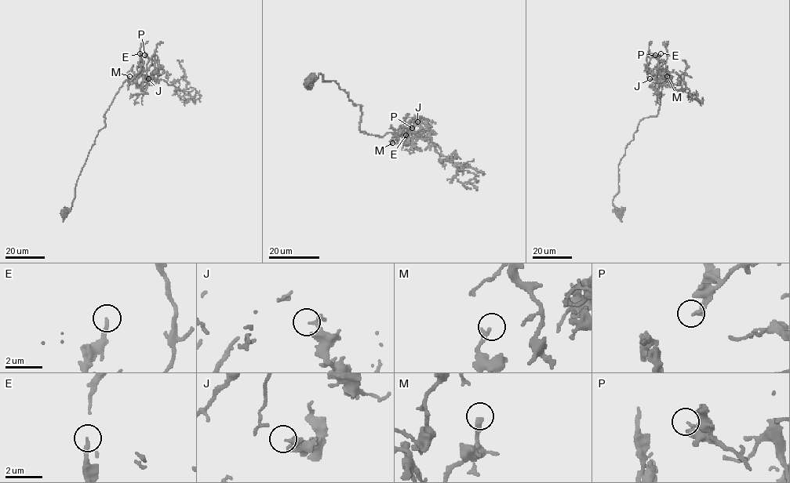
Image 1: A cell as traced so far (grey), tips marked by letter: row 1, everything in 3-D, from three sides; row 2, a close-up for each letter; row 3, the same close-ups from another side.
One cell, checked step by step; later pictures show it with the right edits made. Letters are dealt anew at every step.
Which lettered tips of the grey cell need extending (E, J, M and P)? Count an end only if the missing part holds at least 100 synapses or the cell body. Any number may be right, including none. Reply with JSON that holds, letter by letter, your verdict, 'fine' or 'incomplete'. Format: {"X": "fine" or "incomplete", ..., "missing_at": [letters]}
{"E": "fine", "J": "fine", "M": "fine", "P": "fine", "missing_at": []}

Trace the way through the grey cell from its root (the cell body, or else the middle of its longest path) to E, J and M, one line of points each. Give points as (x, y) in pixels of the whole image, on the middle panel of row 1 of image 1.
E: (310, 81), (321, 74), (323, 81), (334, 81), (360, 105), (361, 132), (382, 137), (402, 129), (405, 135)
J: (310, 81), (319, 74), (334, 81), (362, 106), (359, 130), (369, 135), (408, 136), (420, 128), (417, 121)
M: (310, 81), (319, 74), (323, 81), (334, 81), (362, 106), (359, 130), (380, 137), (395, 132), (392, 143)

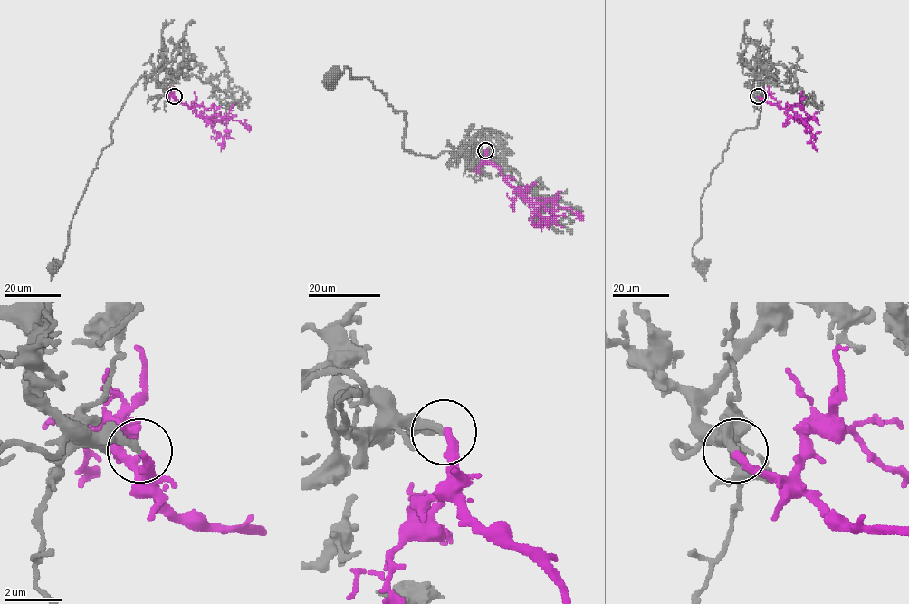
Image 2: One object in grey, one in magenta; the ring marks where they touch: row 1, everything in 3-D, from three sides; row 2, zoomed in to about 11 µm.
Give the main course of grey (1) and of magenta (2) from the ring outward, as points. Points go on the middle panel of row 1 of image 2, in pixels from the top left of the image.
1: (485, 151), (432, 158), (406, 151), (406, 114), (347, 67), (331, 78)
2: (485, 151), (486, 159), (533, 208), (531, 220), (540, 226), (544, 223), (531, 209)

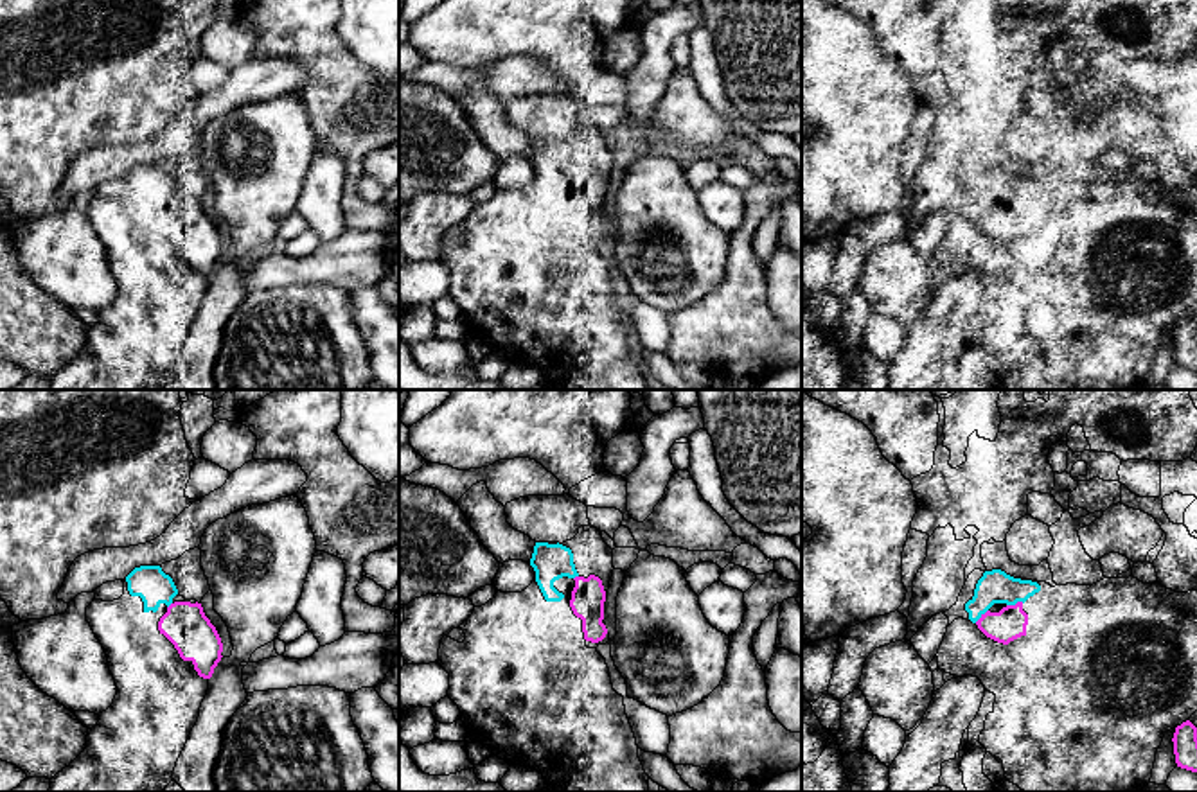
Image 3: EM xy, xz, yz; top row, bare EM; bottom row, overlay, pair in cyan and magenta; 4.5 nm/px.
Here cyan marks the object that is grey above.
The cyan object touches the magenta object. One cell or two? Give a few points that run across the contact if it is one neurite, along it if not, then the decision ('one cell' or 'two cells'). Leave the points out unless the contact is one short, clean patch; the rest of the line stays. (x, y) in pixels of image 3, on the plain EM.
one cell

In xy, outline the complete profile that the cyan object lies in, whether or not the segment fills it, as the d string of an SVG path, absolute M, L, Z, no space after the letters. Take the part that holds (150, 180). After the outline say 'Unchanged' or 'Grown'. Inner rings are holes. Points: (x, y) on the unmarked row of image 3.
M160 163L135 165L126 180L129 192L142 196L144 210L156 210L162 201L167 203L158 219L160 232L174 242L183 259L194 262L200 275L210 277L223 255L223 241L201 201L174 199L178 187Z. Grown

